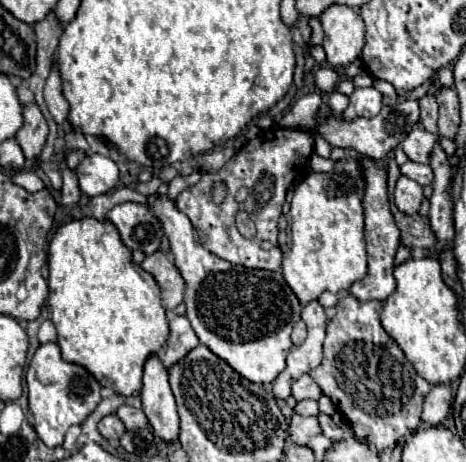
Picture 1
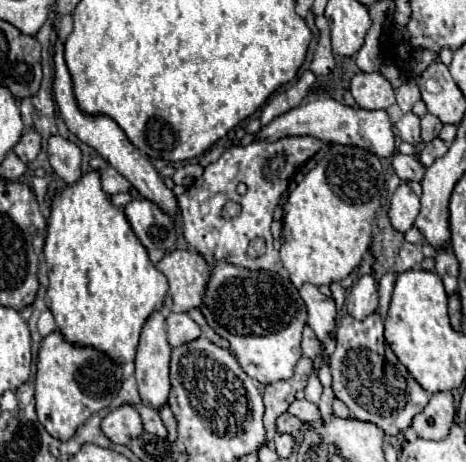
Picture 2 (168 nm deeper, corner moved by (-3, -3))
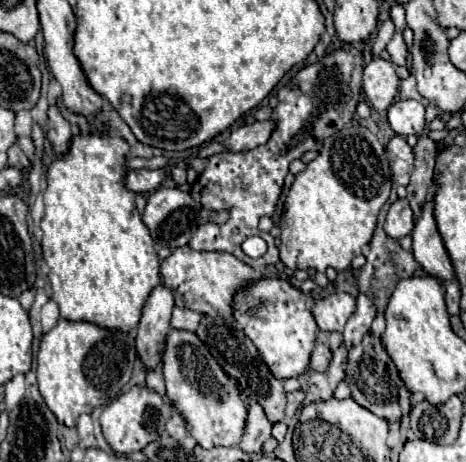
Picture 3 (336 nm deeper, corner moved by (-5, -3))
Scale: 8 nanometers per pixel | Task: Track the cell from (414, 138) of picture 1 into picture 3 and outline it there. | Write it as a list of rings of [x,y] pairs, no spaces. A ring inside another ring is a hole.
[[[416,99],[396,101],[388,109],[388,123],[398,135],[404,135],[404,137],[412,133],[422,133],[426,127],[424,105]]]

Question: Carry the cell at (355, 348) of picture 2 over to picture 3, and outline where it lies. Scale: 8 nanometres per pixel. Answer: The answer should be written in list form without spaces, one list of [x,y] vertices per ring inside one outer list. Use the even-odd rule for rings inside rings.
[[[368,333],[360,345],[352,347],[348,355],[348,369],[346,369],[346,379],[352,389],[352,397],[362,405],[368,407],[374,415],[380,415],[382,419],[388,421],[400,421],[404,413],[410,413],[410,391],[404,387],[396,365],[388,357],[388,353],[382,349],[380,339],[376,339],[372,333]]]

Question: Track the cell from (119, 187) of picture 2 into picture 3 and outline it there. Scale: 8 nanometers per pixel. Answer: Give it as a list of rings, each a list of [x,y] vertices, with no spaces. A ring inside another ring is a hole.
[[[136,169],[128,173],[126,187],[136,193],[150,193],[158,189],[166,177],[166,169]]]

